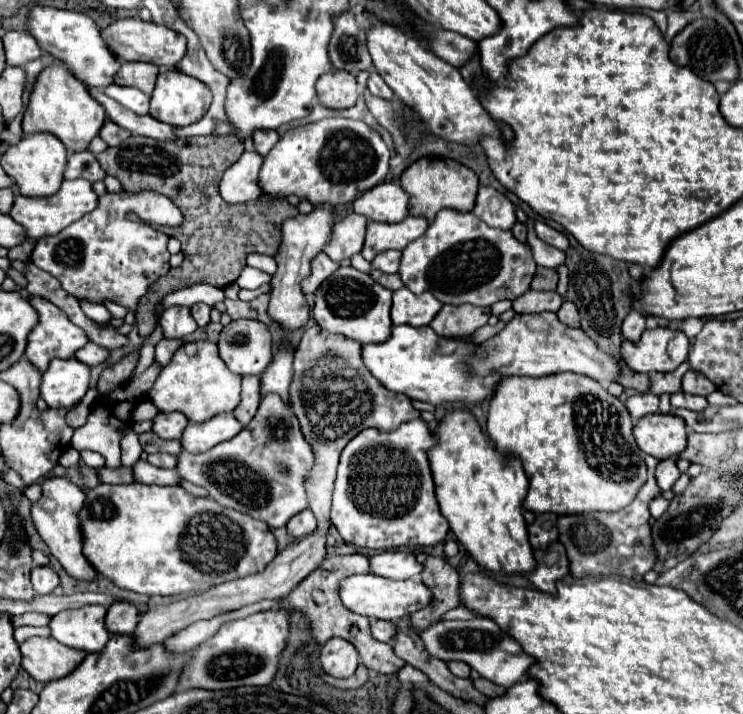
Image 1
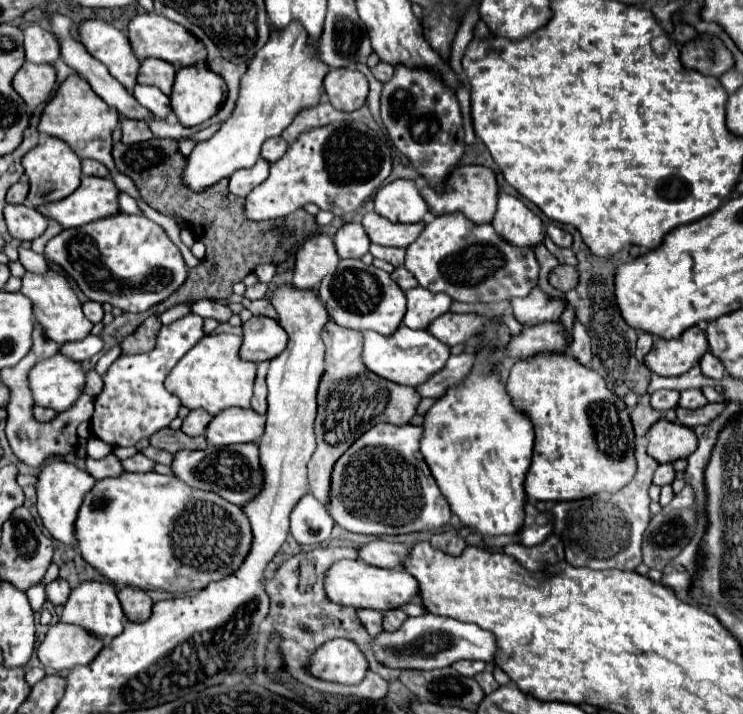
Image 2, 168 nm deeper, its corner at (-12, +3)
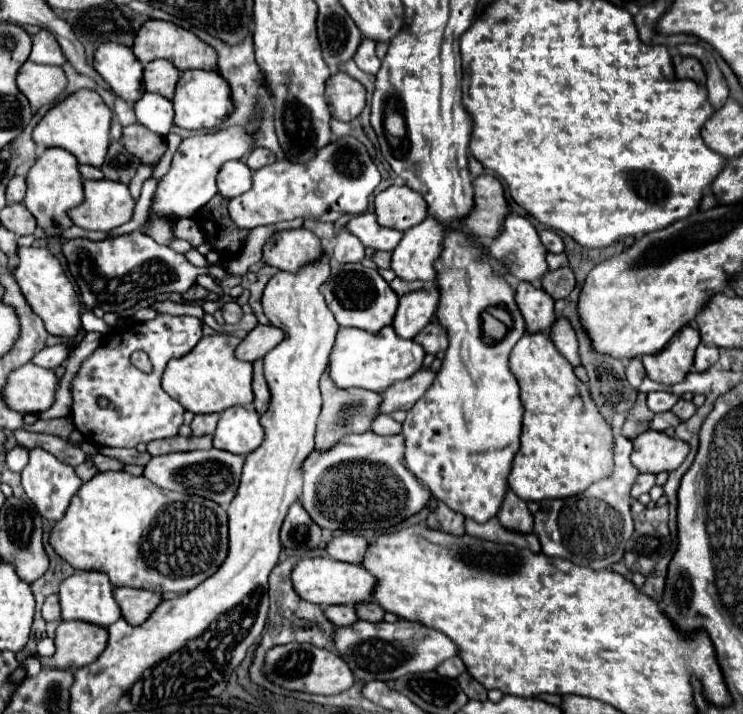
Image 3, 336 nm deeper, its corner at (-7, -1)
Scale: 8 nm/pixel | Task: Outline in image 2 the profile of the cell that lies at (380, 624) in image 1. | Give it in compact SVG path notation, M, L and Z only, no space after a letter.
M358 609L358 617L362 621L362 625L368 629L370 635L378 635L382 633L382 613L380 611L372 611L372 609Z

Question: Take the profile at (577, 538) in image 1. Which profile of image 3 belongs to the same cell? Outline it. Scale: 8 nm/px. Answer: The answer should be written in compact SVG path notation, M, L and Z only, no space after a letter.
M617 433L613 443L613 471L605 479L589 485L579 495L541 501L539 511L533 515L533 533L539 537L545 555L569 559L575 565L587 565L591 569L607 569L623 559L623 547L633 535L629 491L639 473L629 461L631 447L631 439Z

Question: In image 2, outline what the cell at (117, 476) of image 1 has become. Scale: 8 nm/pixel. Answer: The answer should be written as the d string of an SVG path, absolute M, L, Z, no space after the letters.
M110 453L110 455L106 455L100 461L86 457L86 471L94 479L106 479L106 477L118 477L118 475L122 475L124 467L122 467L122 461L114 453Z

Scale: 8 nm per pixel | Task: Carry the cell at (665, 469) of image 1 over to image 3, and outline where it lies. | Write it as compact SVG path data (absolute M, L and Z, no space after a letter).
M637 475L633 487L631 487L631 497L637 499L641 493L649 493L649 489L655 485L655 477L653 475Z

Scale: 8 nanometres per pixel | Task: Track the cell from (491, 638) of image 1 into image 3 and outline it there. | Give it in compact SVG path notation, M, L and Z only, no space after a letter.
M399 619L395 623L355 621L349 627L335 627L331 639L337 649L337 655L349 665L355 679L363 681L373 677L379 681L389 681L407 673L433 671L443 659L457 655L457 647L447 635L405 619Z

